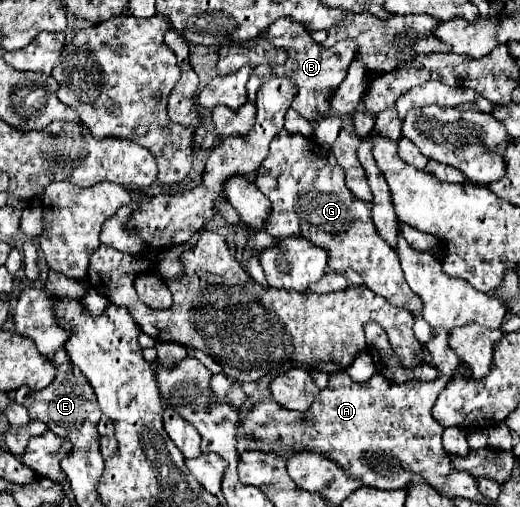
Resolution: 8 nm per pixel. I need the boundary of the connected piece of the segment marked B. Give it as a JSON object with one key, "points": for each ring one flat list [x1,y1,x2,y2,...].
{"points":[[292,19,274,21,274,25,270,25,270,29,266,29,266,33,262,33,260,37,268,39,270,43,274,43,278,47,284,47,290,53,286,65,278,67,278,71,274,75,290,77,298,85,298,93,296,93,296,97,292,101,292,109,296,109,310,123,316,123,316,121,324,119,328,115,328,111,330,111,332,95,336,93,336,89,344,81,344,77,348,73,348,65,356,57,356,49,358,49,356,41,344,39,326,49,321,44,316,43,310,37,310,33,302,25,294,23]]}

